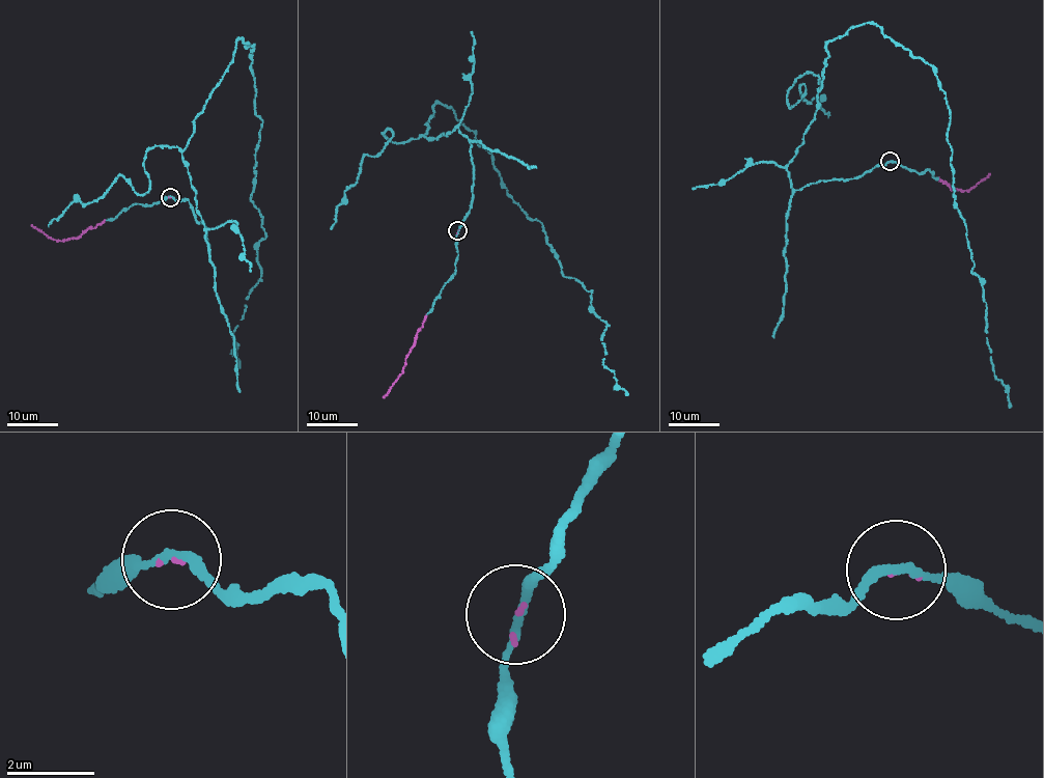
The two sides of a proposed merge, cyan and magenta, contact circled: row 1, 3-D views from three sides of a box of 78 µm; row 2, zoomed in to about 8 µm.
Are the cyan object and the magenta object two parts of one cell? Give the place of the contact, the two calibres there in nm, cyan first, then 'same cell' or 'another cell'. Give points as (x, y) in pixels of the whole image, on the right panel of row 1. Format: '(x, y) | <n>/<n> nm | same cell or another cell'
(890, 161) | 190/70 nm | same cell

